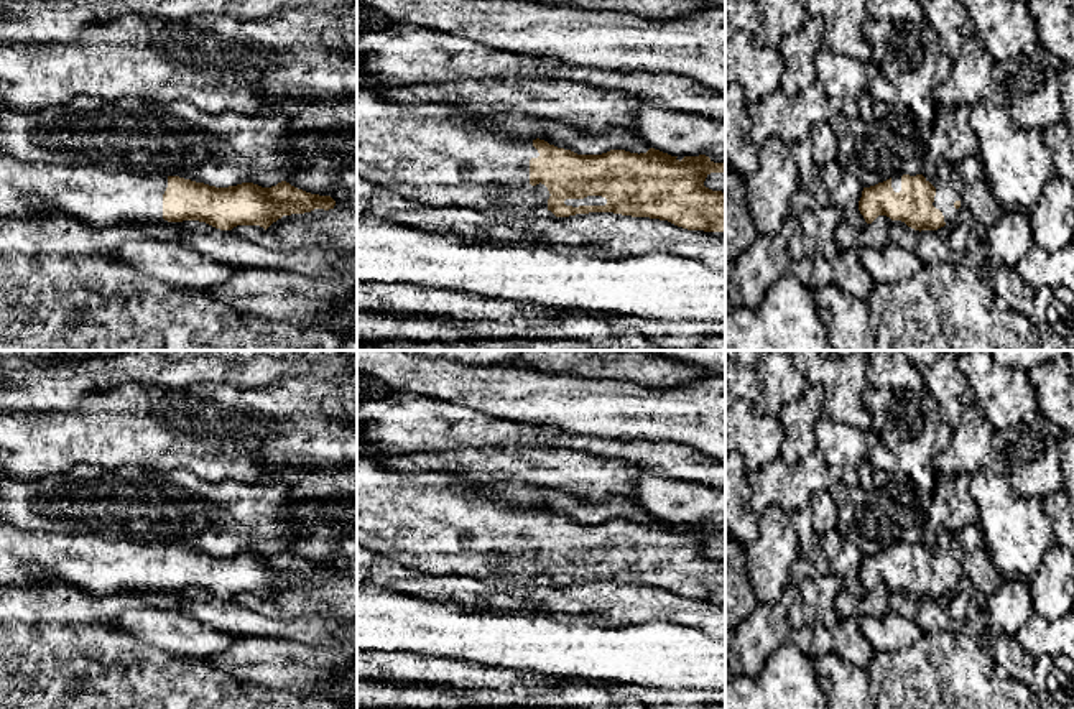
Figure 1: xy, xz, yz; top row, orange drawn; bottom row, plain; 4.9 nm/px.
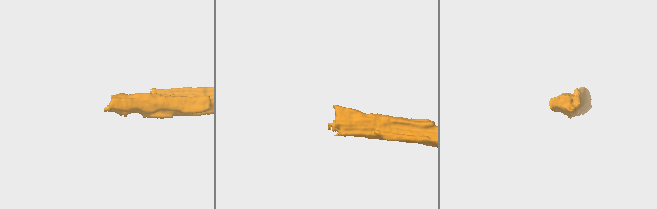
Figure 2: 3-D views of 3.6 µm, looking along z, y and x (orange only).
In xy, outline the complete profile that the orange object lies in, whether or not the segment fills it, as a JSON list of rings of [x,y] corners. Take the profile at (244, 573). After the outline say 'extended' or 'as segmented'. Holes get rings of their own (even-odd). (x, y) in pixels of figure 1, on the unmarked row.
[[[0,520],[0,586],[20,586],[48,572],[94,595],[164,587],[199,589],[220,599],[237,594],[260,594],[266,599],[283,584],[329,579],[336,569],[286,549],[271,556],[253,551],[215,556],[179,544],[23,530]]] | extended

